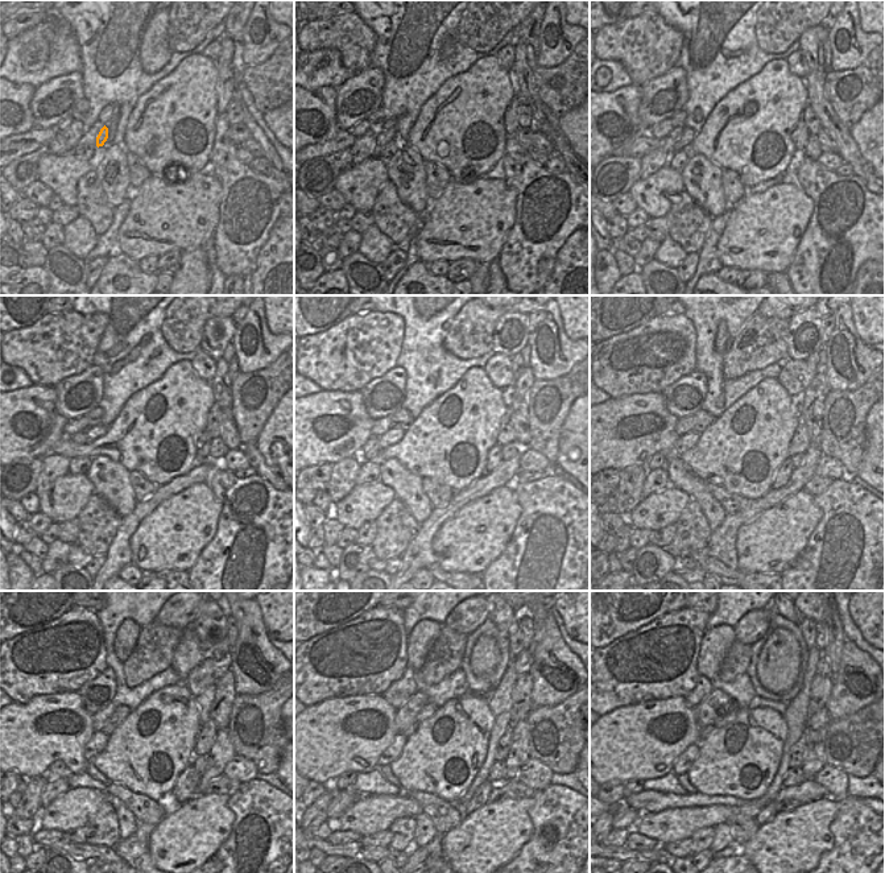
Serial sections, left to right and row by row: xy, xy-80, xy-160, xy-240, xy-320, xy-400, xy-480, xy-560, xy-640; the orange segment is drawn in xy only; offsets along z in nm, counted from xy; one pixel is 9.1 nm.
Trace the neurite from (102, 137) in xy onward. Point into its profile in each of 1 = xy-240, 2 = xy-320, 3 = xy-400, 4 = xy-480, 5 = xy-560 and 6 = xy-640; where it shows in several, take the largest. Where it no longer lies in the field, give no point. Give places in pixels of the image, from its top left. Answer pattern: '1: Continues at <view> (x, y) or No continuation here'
1: Continues at xy-240 (82, 464)
2: Continues at xy-320 (369, 471)
3: Continues at xy-400 (657, 480)
4: Continues at xy-480 (52, 790)
5: Continues at xy-560 (342, 799)
6: Continues at xy-640 (623, 815)

